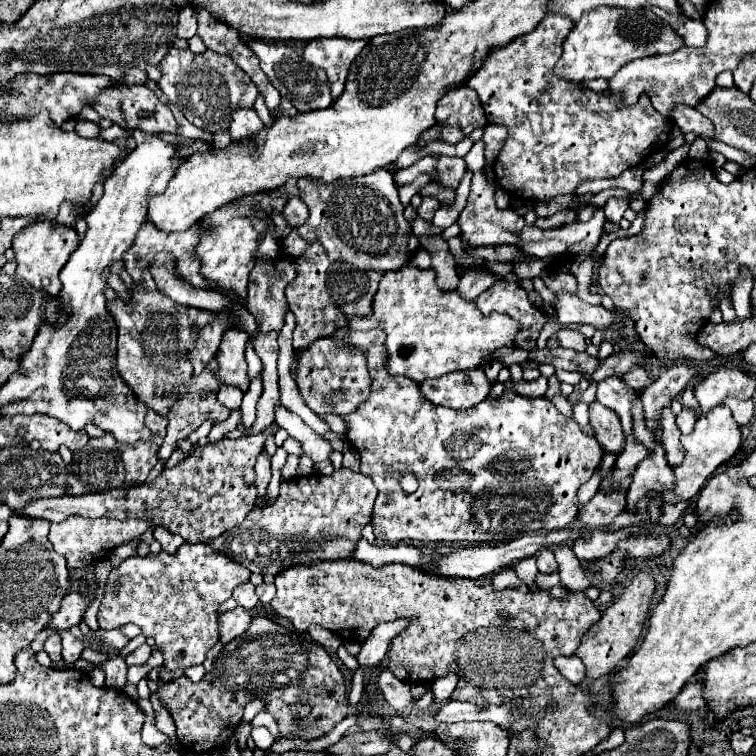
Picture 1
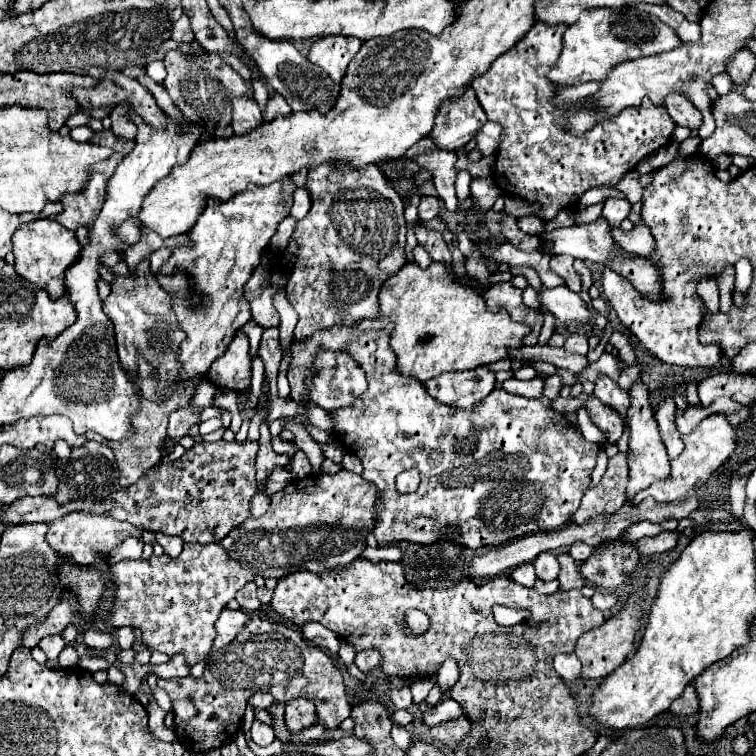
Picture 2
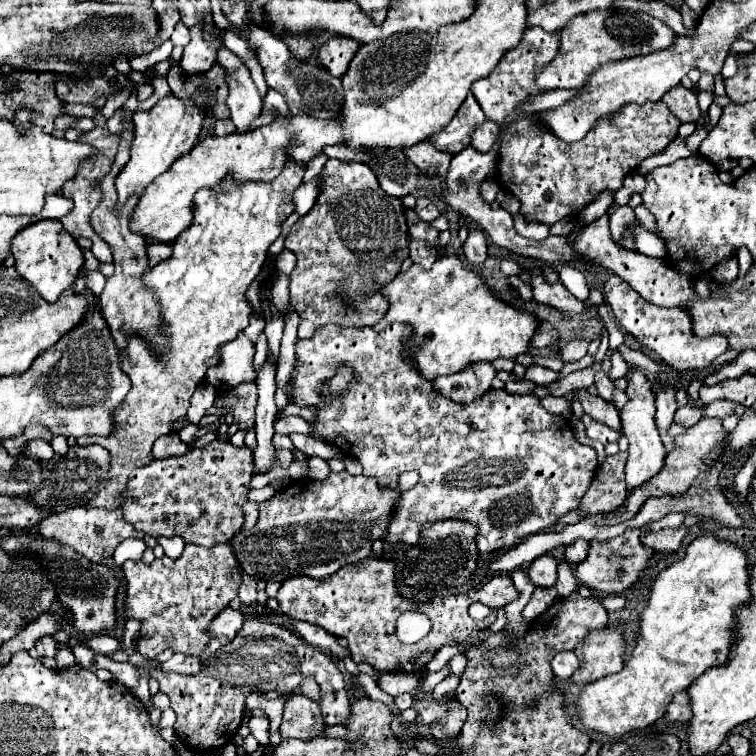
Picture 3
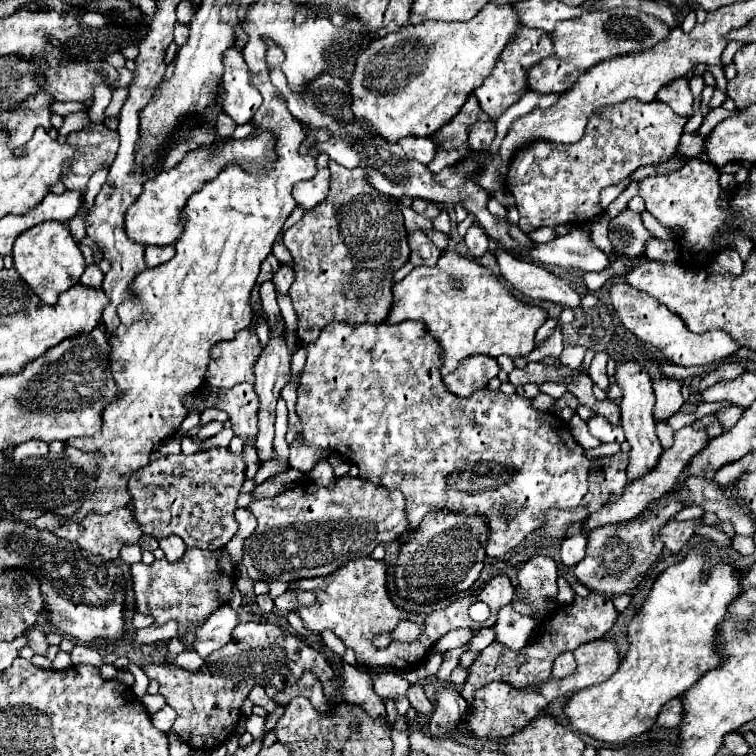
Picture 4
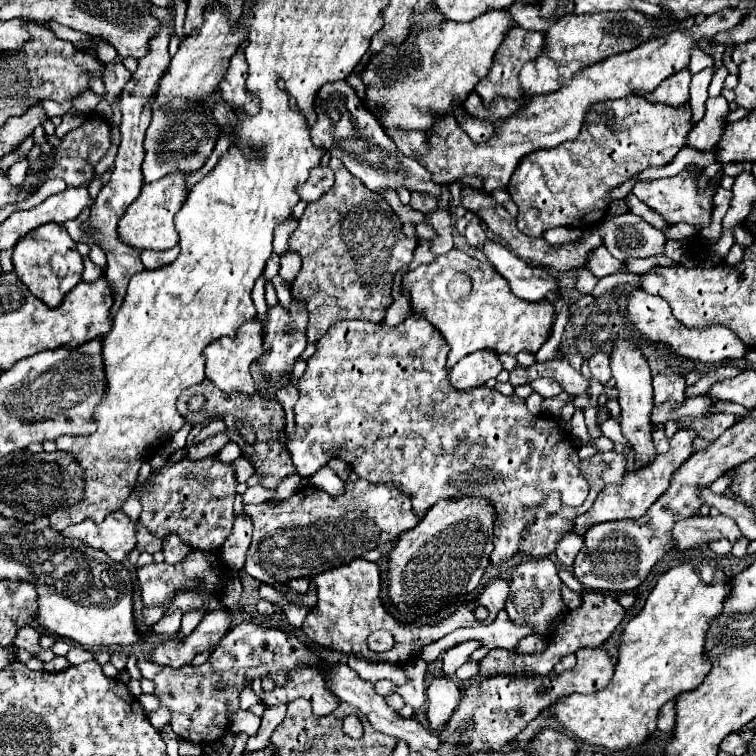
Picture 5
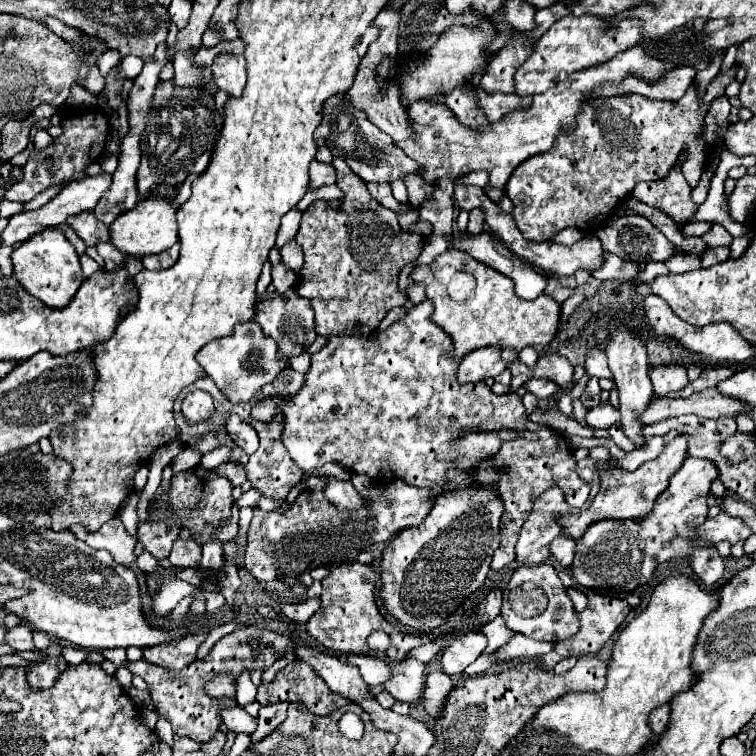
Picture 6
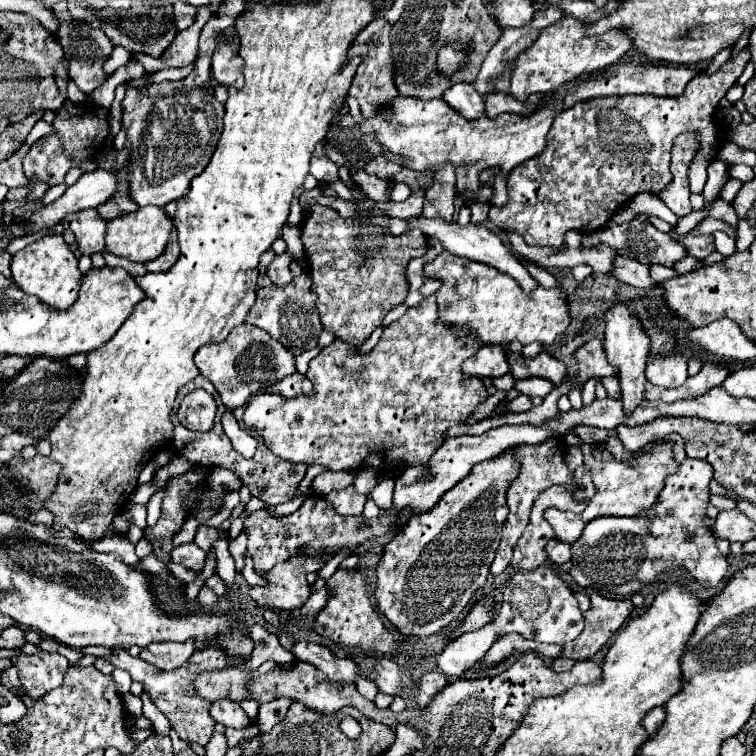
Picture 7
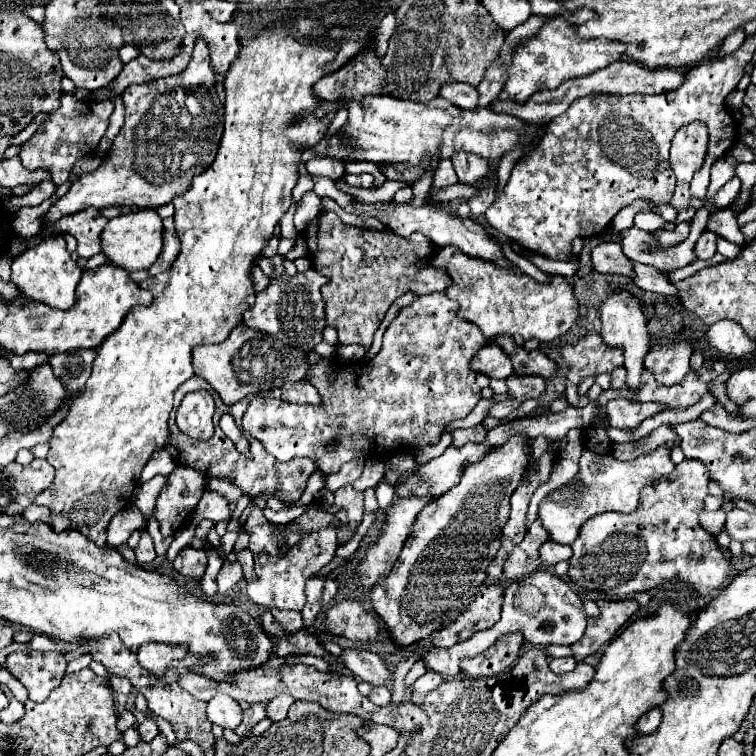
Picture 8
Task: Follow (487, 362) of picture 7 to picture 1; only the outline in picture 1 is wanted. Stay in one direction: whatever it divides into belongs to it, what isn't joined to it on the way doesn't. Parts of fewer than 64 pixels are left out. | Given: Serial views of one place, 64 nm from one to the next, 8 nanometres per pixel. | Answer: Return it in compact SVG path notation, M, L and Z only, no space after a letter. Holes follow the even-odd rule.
M482 368L468 372L450 372L436 380L420 382L420 392L432 404L448 406L454 410L466 410L482 402L492 390L492 382Z

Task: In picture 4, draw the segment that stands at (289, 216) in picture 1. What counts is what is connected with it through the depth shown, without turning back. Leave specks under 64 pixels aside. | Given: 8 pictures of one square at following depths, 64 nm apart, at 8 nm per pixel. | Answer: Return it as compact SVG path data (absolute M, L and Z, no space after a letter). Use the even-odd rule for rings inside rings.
M322 168L322 170L318 170L318 174L312 180L298 182L294 186L292 194L294 194L296 202L304 210L308 210L308 208L320 204L320 200L324 200L324 196L328 196L328 188L330 188L330 172L328 172L328 168Z

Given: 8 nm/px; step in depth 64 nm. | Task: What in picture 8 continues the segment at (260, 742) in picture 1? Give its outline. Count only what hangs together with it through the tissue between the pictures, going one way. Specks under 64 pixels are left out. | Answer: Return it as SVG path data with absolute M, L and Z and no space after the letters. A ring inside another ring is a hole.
M228 694L214 696L208 702L208 720L220 728L236 728L242 720L242 708L236 700L232 700Z

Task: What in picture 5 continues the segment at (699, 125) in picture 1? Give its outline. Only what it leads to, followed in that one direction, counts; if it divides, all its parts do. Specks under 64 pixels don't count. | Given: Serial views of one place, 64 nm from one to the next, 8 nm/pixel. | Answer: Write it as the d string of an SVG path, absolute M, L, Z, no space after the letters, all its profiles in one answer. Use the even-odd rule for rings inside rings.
M686 68L684 72L670 76L668 80L664 80L664 84L660 84L654 92L650 92L646 96L646 100L650 102L662 102L662 104L670 104L670 106L682 106L690 100L688 94L688 86L690 86L690 70Z

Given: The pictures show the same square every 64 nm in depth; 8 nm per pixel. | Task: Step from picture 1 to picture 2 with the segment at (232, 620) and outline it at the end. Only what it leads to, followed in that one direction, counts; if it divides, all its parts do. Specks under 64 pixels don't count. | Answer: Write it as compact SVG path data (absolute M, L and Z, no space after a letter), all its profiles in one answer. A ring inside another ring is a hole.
M224 608L224 612L220 614L220 618L216 620L216 640L212 644L212 650L220 650L230 640L234 640L234 636L242 630L242 626L246 622L248 622L248 616L244 614L244 610Z

